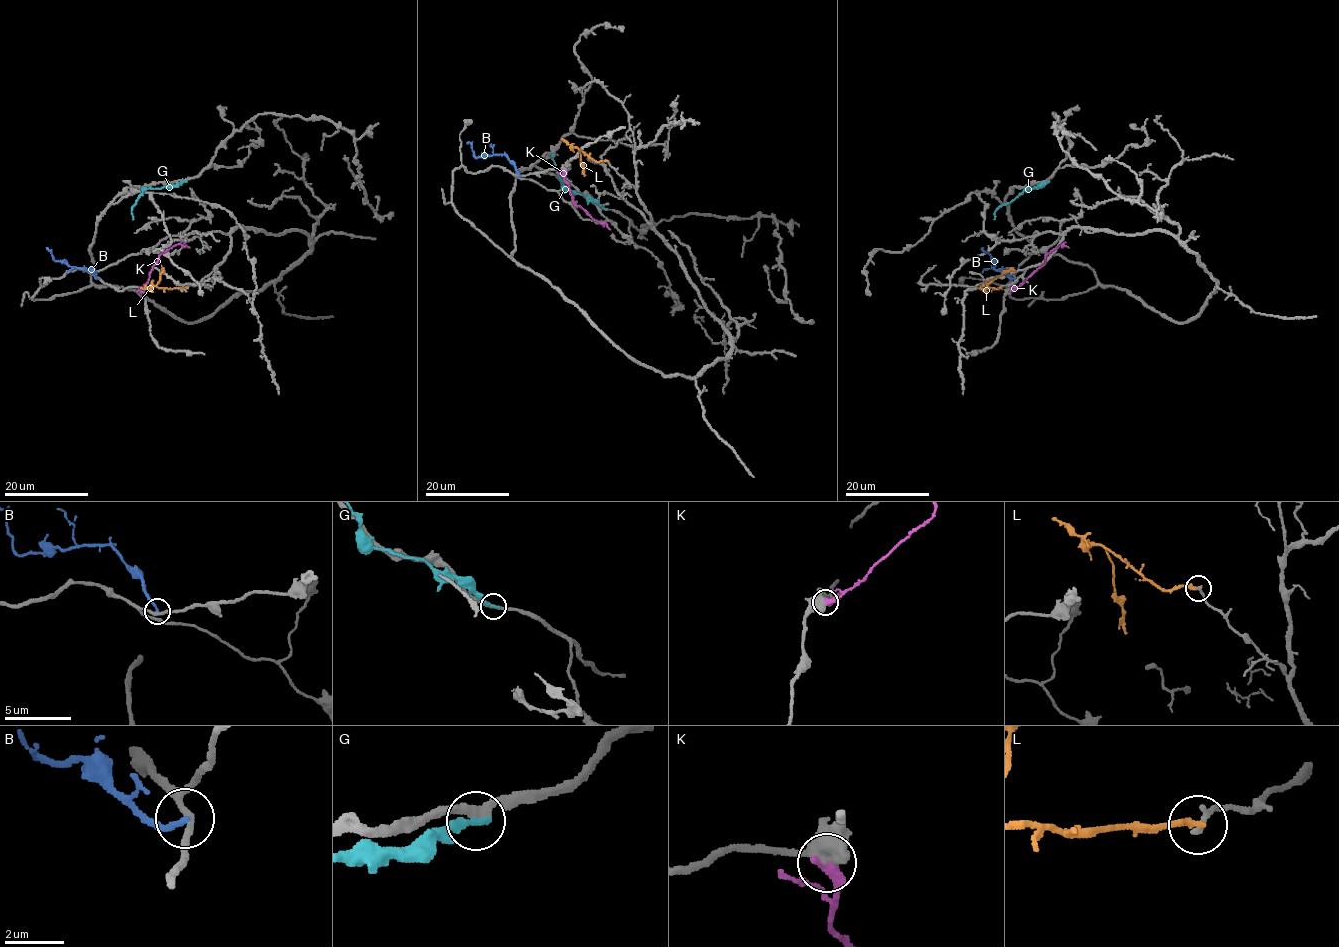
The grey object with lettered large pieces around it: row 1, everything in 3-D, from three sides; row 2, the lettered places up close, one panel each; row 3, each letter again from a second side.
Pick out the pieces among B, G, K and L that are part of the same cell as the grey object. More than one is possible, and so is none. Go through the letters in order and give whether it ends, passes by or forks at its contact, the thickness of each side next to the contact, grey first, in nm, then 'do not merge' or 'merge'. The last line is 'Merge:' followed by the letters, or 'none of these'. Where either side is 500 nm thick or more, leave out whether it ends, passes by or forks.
B: it ends; calibres 240 and 200 nm; do not merge
G: it ends; calibres 280 and 280 nm; do not merge
K: it ends; calibres 480 and 460 nm; do not merge
L: it ends; calibres 220 and 260 nm; do not merge
Merge: none of these

